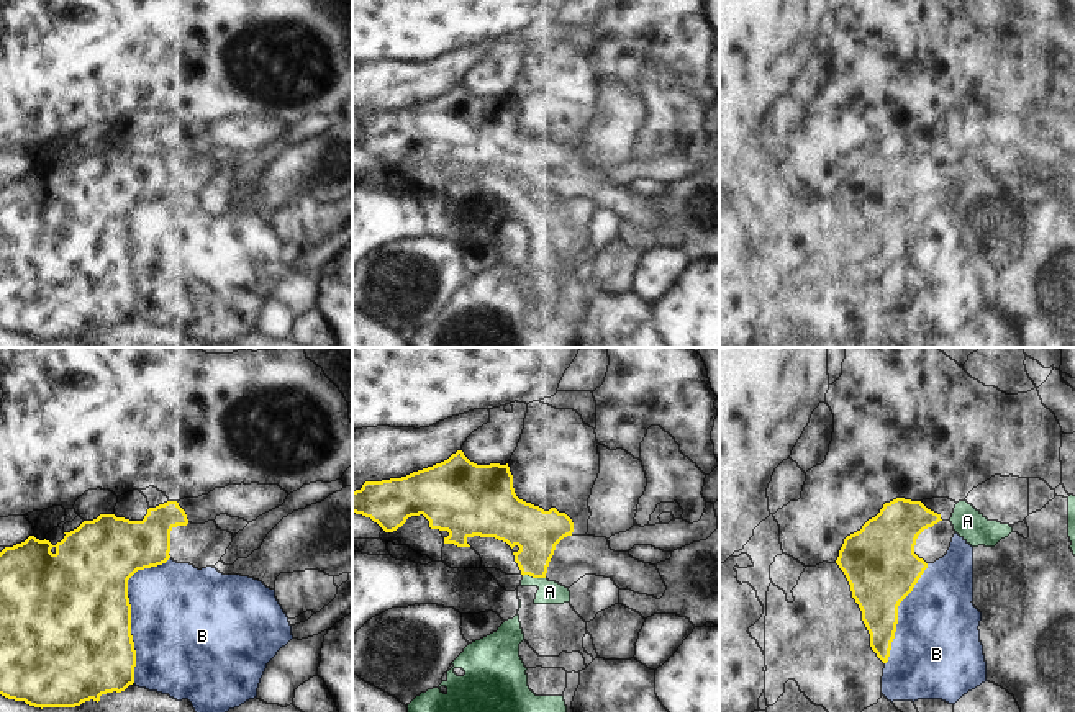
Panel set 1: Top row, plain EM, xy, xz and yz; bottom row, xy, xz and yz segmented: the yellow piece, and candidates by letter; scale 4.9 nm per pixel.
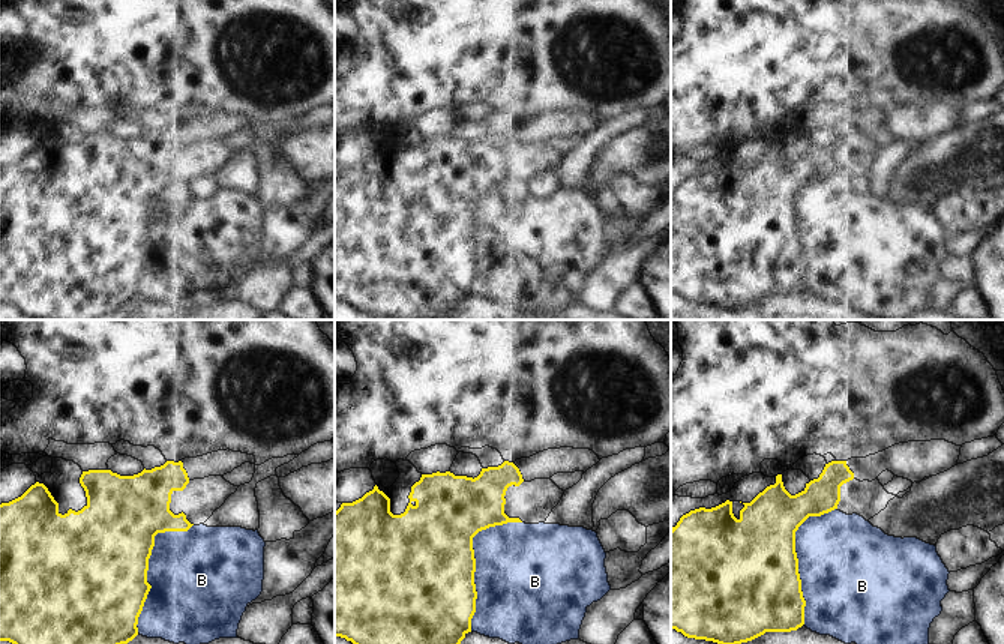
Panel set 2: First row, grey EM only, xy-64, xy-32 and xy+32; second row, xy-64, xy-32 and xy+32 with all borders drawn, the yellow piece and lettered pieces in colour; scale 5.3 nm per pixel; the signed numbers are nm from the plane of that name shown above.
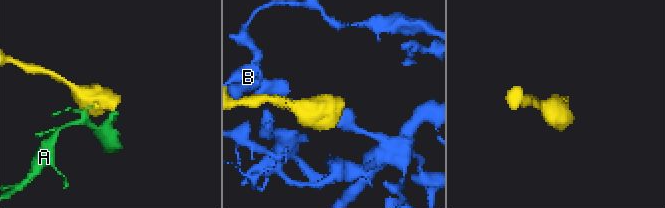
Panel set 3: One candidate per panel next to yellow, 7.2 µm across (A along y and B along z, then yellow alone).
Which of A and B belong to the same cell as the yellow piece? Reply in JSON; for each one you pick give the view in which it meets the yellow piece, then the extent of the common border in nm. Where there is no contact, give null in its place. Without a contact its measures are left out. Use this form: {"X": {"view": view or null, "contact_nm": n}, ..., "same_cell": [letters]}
{"same_cell": []}

